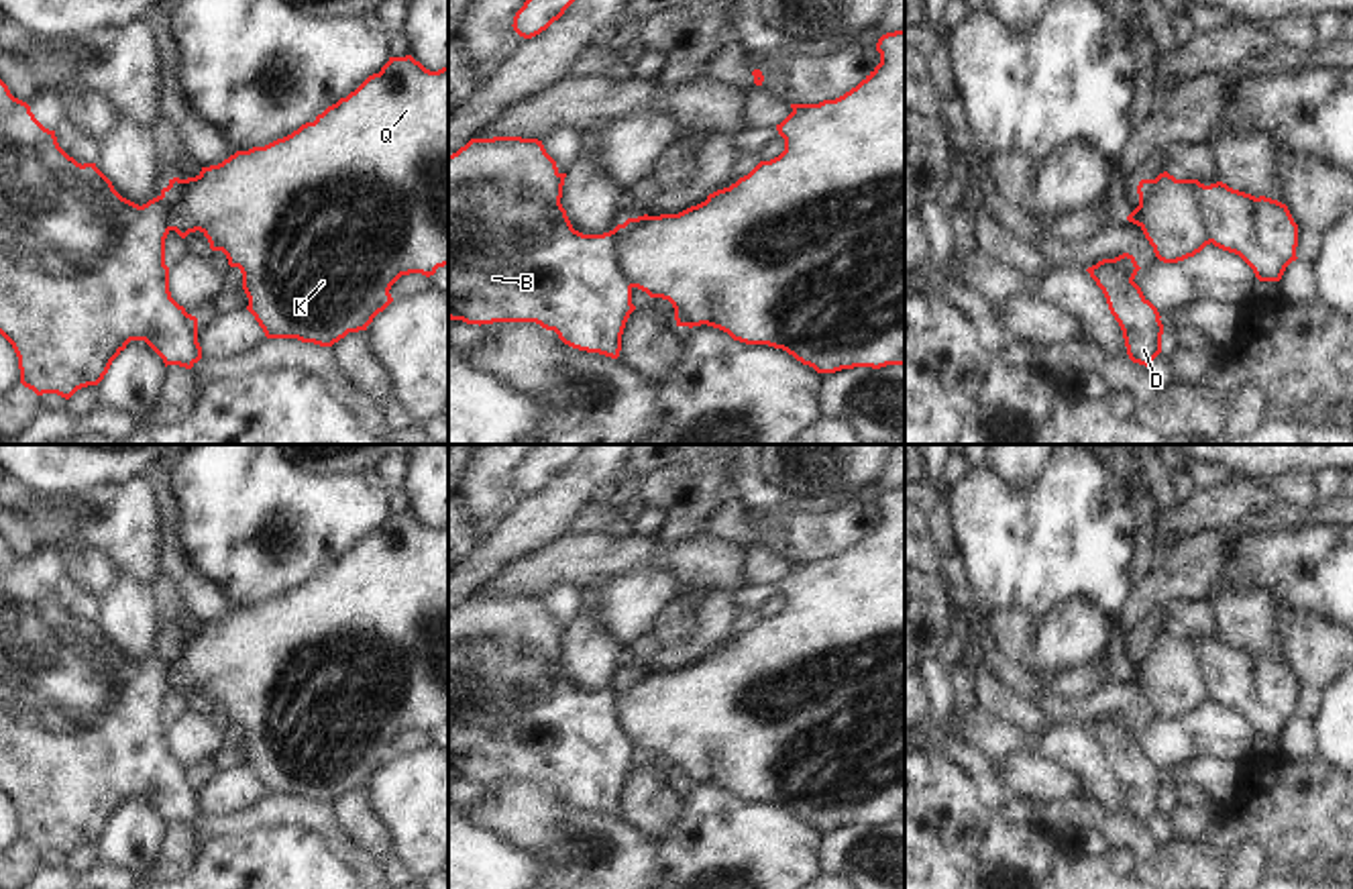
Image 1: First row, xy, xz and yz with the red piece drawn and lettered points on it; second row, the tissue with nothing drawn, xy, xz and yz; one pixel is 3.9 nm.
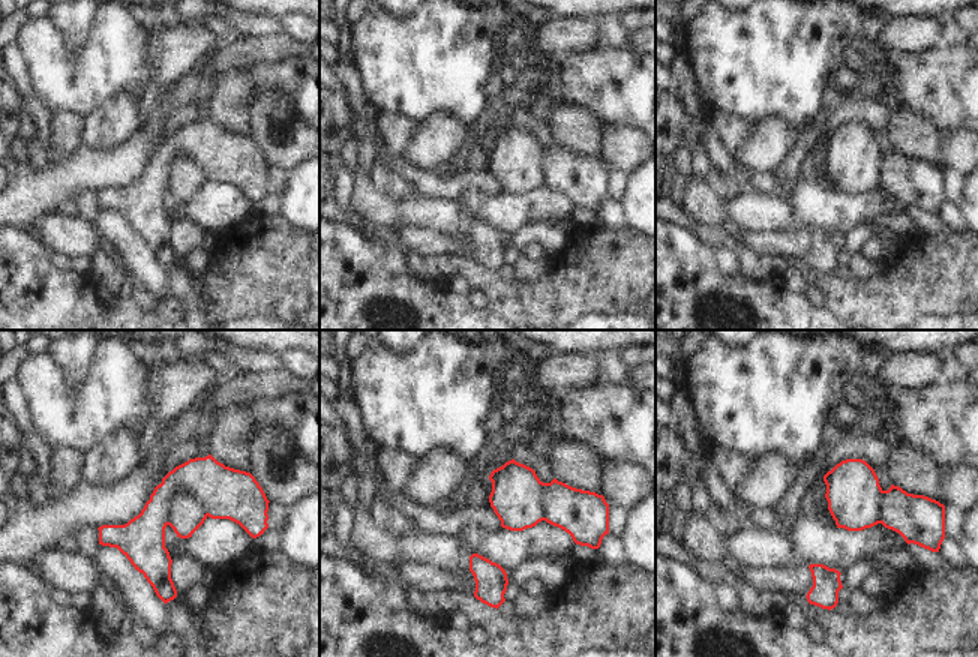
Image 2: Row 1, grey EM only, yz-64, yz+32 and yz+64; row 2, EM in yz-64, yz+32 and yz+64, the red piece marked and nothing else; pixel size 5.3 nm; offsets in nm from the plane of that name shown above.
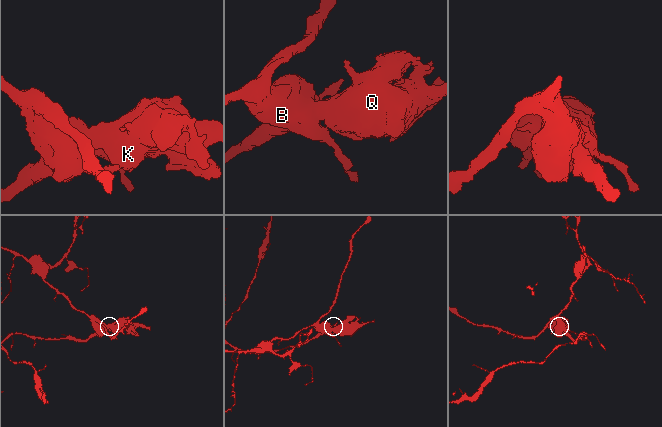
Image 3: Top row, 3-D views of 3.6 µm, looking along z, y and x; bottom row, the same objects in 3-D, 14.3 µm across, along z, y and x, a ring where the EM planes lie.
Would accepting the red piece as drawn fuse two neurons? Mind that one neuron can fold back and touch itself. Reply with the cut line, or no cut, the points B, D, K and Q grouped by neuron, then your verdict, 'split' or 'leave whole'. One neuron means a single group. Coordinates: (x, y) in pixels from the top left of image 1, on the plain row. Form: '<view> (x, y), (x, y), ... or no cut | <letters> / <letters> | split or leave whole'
xz (622, 682), (618, 720), (634, 743) | B D / K Q | split

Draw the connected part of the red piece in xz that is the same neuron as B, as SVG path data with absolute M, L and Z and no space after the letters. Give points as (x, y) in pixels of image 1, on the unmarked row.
M471 595L448 612L448 775L479 783L536 779L573 805L617 816L626 779L636 767L634 742L617 720L624 681L603 691L575 687L560 661L564 634L538 595Z

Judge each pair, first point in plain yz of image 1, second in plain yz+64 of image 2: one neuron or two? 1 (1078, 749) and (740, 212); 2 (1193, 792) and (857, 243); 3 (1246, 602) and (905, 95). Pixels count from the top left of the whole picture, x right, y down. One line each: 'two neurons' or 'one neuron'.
1: one neuron
2: two neurons
3: two neurons

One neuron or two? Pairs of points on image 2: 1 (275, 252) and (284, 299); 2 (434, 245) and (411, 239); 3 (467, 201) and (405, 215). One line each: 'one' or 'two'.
1: one
2: one
3: two

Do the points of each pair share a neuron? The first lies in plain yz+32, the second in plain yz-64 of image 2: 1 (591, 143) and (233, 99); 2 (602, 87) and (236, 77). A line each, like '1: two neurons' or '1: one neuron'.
1: one neuron
2: two neurons

